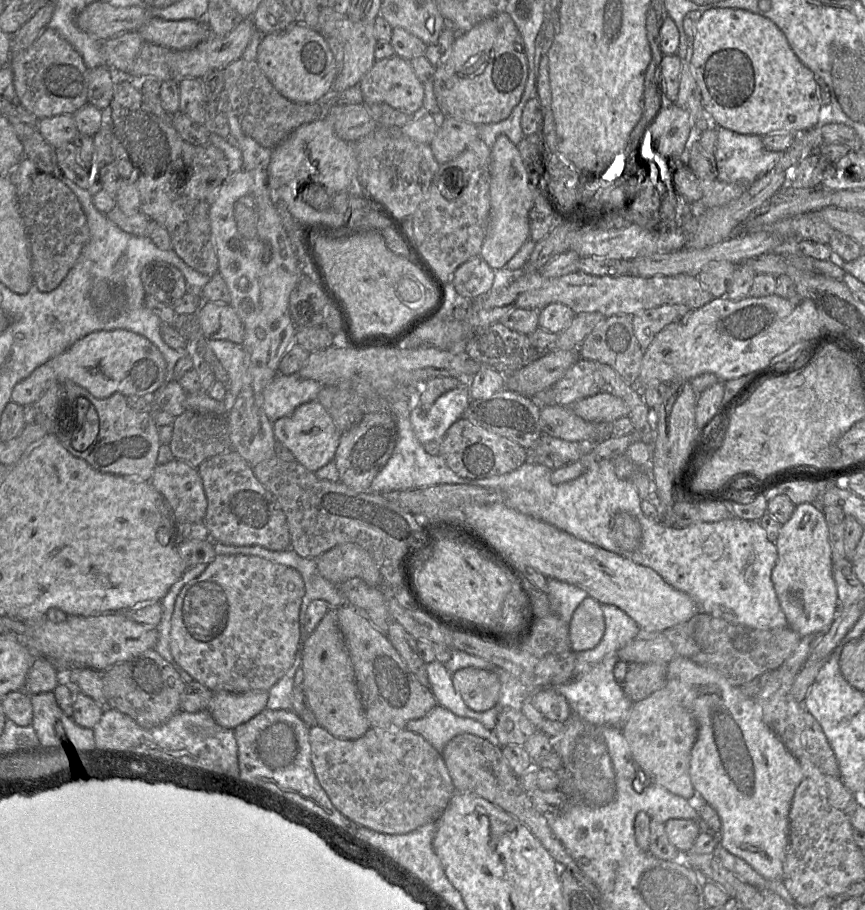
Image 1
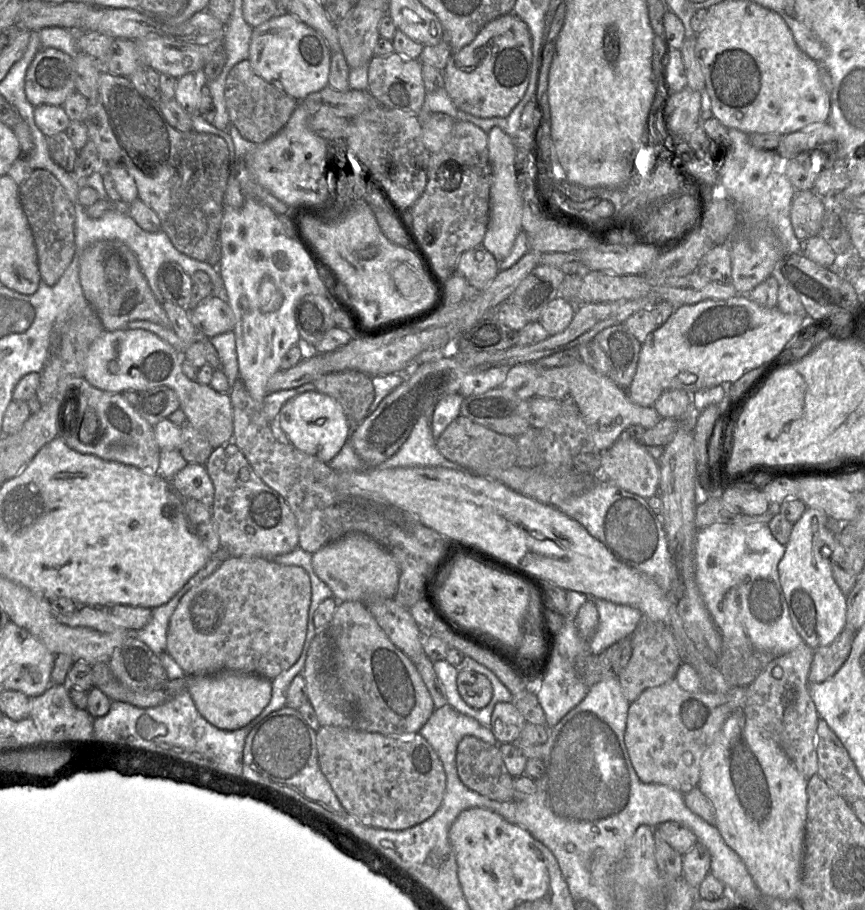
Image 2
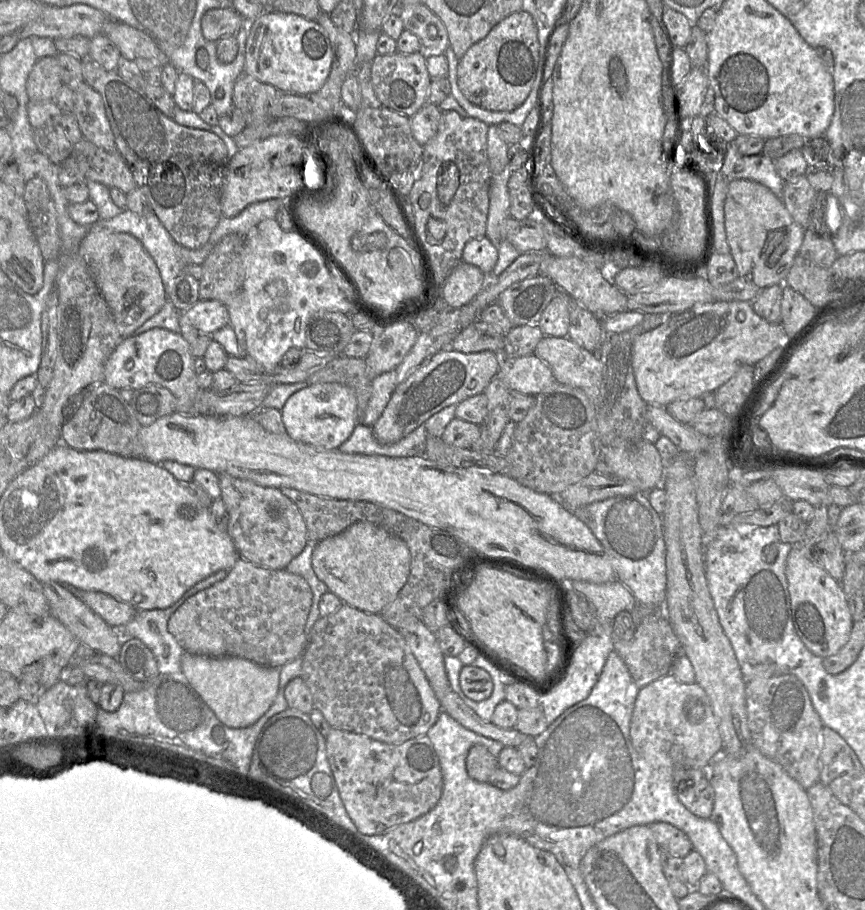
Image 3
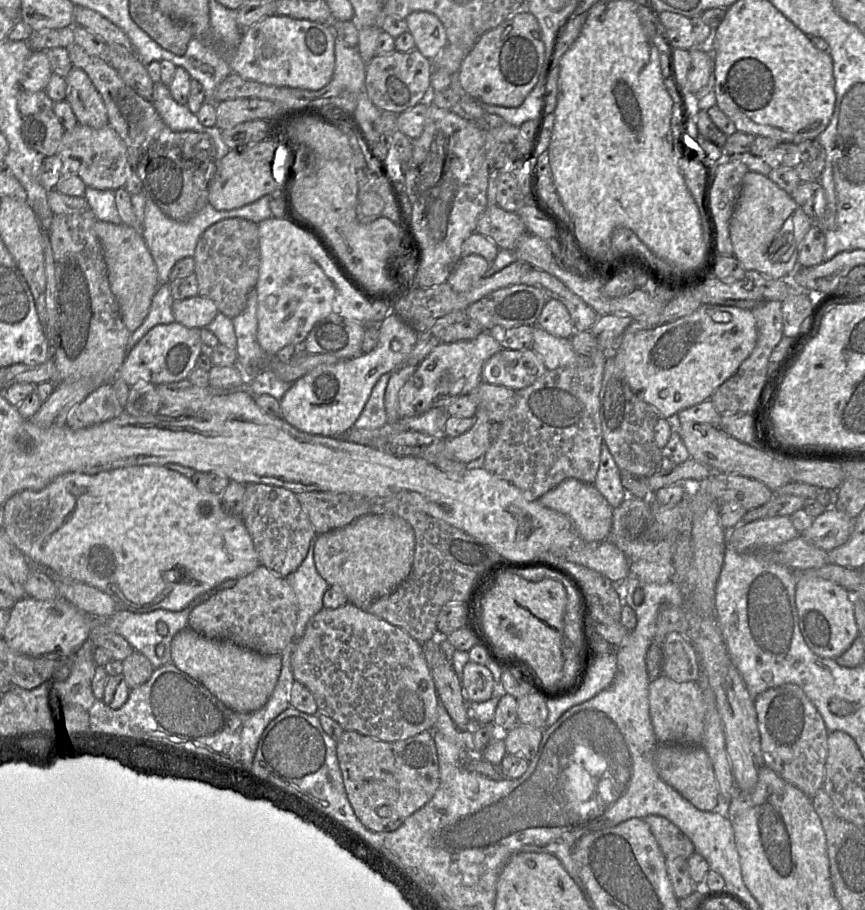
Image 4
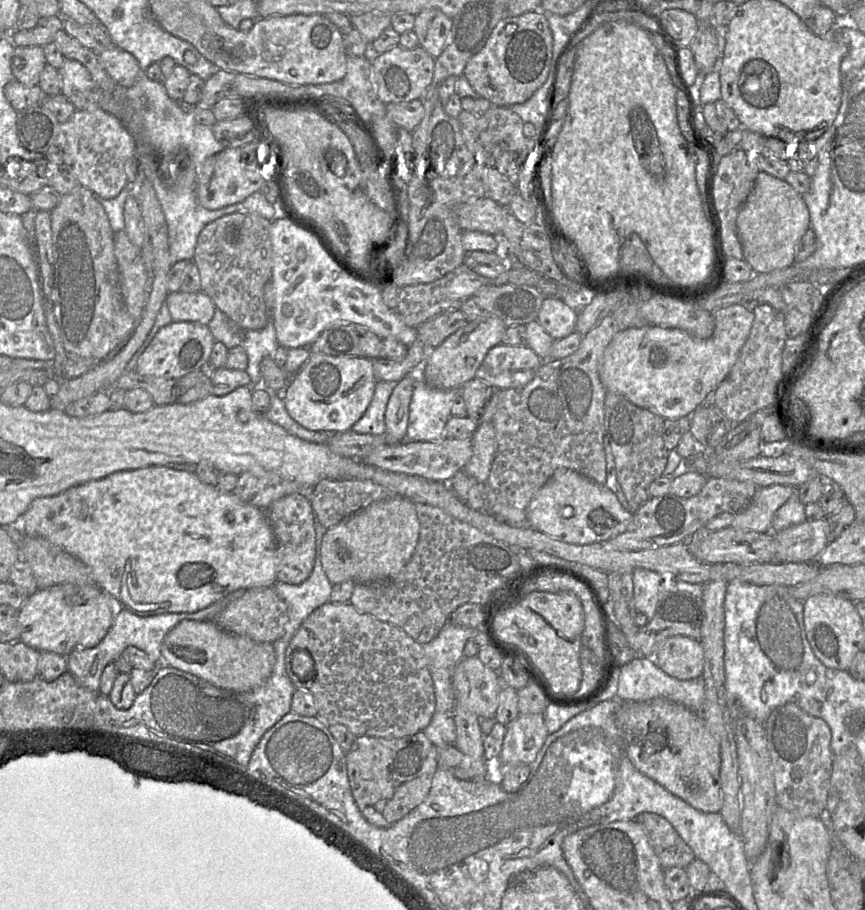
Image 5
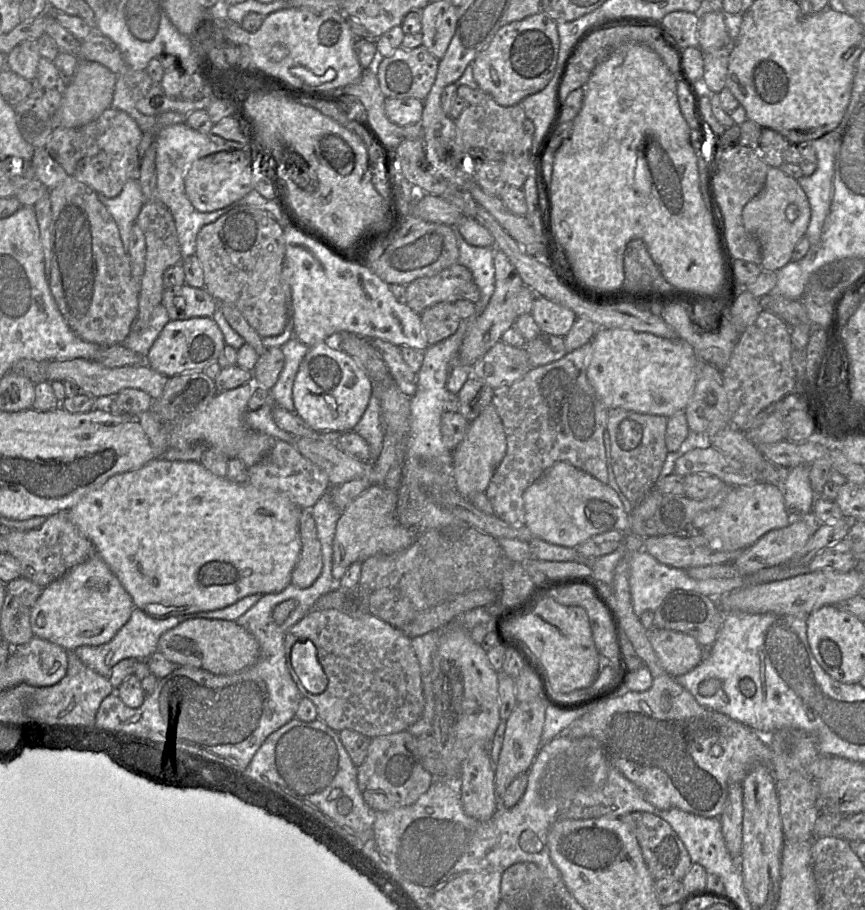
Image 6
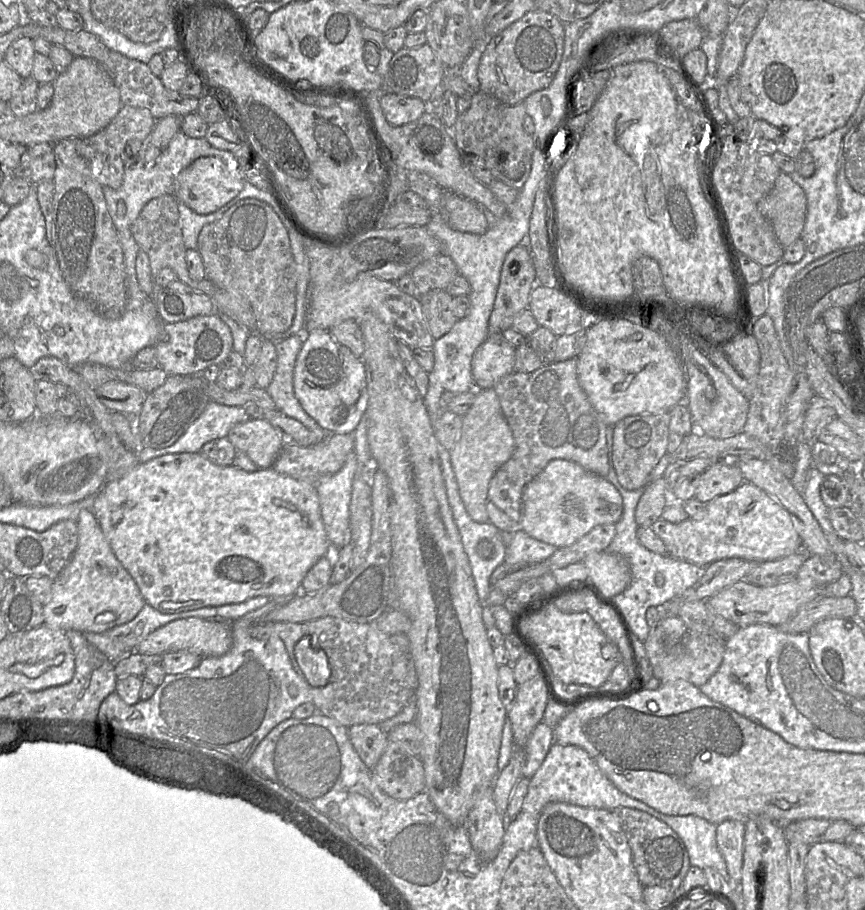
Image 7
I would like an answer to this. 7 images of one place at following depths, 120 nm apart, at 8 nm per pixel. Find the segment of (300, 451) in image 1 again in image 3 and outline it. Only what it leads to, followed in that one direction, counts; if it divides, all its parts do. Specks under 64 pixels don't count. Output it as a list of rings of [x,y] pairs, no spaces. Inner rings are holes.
[[[318,383],[291,395],[281,415],[287,435],[295,441],[324,450],[338,449],[356,426],[357,399],[349,387],[338,383]]]

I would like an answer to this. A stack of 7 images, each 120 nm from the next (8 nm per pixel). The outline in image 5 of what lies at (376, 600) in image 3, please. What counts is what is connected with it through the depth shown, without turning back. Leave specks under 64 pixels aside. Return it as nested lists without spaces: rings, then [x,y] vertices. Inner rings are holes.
[[[400,495],[376,501],[325,532],[320,549],[323,570],[332,584],[345,580],[367,583],[389,579],[411,558],[419,538],[415,503]]]

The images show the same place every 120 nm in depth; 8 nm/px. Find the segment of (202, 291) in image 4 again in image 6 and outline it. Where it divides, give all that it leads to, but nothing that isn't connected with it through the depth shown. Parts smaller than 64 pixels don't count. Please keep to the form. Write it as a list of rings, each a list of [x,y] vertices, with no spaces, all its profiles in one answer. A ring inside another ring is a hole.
[[[238,206],[197,234],[196,253],[204,275],[204,289],[216,300],[237,308],[262,337],[283,332],[287,324],[281,274],[285,254],[283,227],[267,211]]]

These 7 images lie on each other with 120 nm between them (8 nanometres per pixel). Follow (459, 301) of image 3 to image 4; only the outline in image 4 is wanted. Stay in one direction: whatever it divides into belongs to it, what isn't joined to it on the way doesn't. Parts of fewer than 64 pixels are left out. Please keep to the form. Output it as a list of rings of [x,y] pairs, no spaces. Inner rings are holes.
[[[478,254],[462,256],[450,274],[447,283],[456,292],[466,292],[482,279],[490,263]]]

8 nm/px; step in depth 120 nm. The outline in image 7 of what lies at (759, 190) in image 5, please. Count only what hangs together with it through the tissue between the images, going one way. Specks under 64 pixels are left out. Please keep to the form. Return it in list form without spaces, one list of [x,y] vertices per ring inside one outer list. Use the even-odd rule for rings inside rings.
[[[780,172],[771,191],[758,203],[758,210],[771,223],[783,248],[801,237],[806,209],[804,190],[784,172]]]

